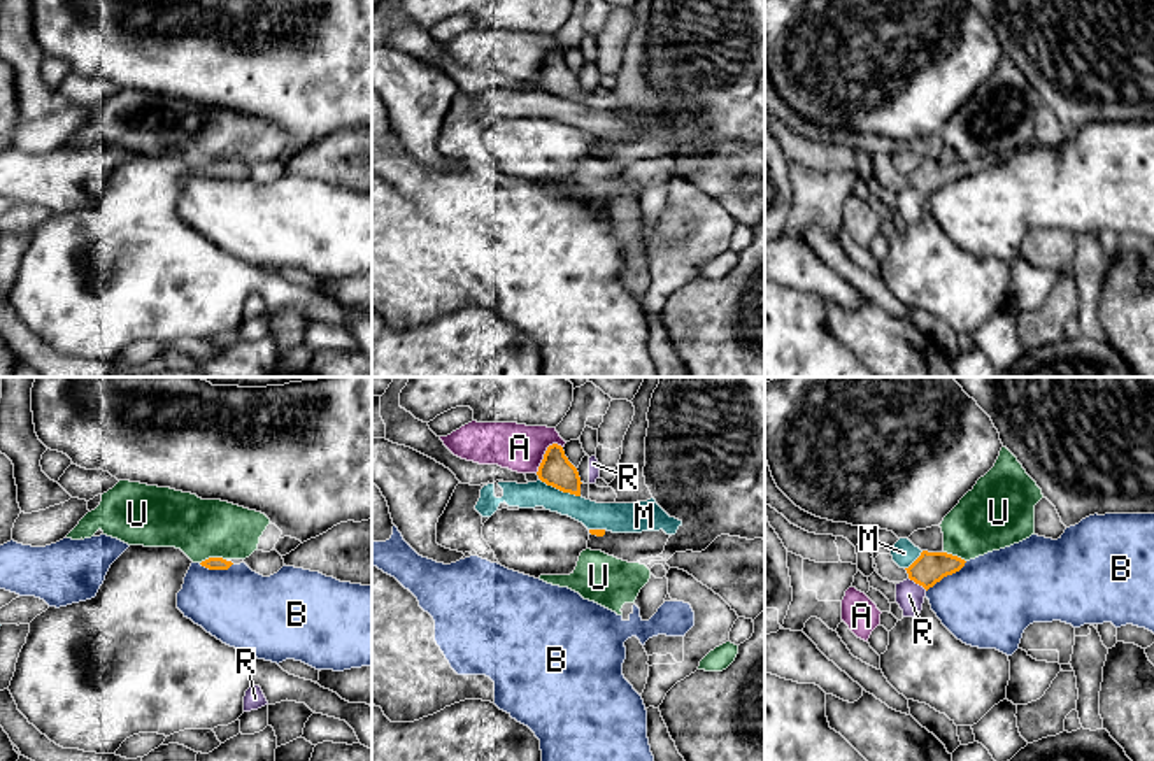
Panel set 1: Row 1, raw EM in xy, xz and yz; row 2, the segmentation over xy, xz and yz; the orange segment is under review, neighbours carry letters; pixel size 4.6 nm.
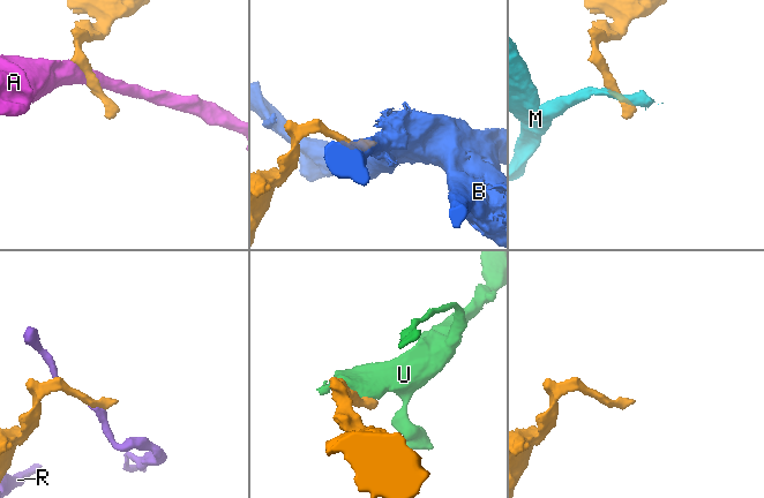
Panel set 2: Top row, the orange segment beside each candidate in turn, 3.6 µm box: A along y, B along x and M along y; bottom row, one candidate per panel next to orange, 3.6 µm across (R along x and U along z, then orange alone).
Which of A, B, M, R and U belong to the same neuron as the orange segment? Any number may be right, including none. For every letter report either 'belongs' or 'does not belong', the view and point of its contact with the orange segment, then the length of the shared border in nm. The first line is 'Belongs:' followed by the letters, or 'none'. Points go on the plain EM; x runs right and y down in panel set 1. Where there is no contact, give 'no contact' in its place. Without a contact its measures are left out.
Belongs: none
A: does not belong | xz (544, 62) | 180 nm
B: does not belong | yz (946, 183) | 240 nm
M: does not belong | xz (560, 97) | 200 nm
R: does not belong | yz (918, 190) | 110 nm
U: does not belong | xy (213, 165) | 120 nm

